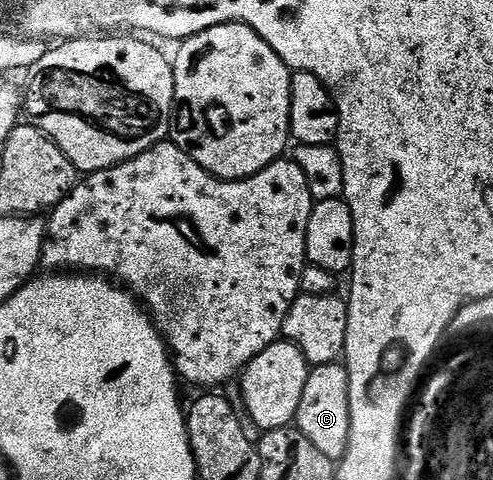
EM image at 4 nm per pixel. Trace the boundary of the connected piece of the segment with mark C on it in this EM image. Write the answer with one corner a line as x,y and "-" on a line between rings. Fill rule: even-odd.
340,362
310,370
307,385
303,385
303,401
299,401
295,426
319,453
323,453
323,457
339,461
345,456
351,433
351,405
349,371

